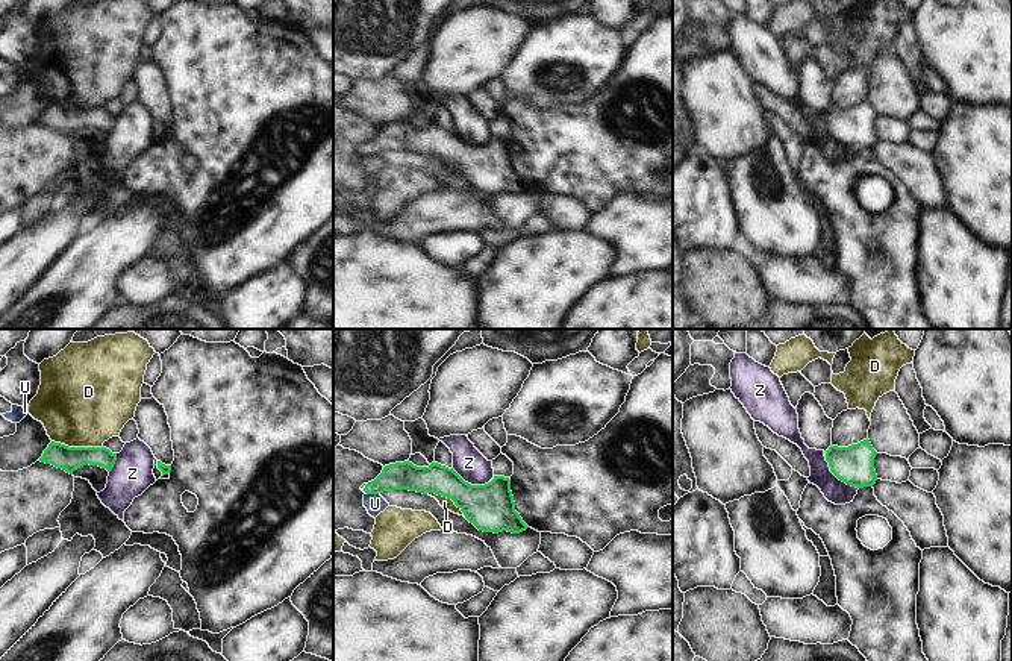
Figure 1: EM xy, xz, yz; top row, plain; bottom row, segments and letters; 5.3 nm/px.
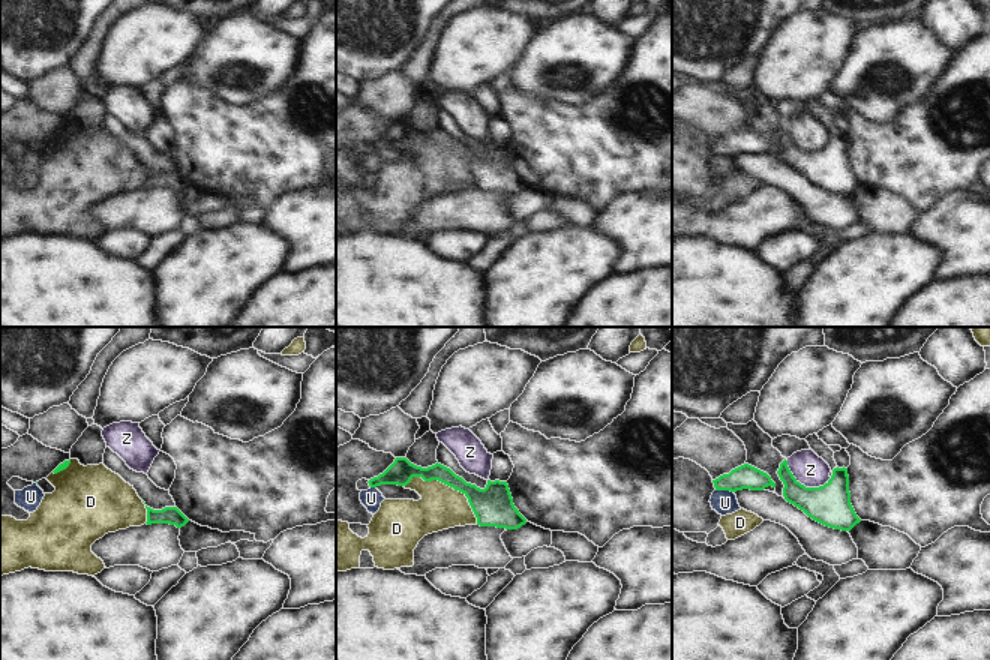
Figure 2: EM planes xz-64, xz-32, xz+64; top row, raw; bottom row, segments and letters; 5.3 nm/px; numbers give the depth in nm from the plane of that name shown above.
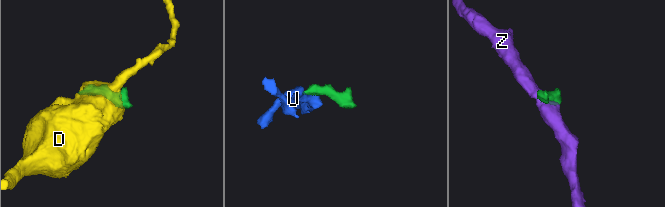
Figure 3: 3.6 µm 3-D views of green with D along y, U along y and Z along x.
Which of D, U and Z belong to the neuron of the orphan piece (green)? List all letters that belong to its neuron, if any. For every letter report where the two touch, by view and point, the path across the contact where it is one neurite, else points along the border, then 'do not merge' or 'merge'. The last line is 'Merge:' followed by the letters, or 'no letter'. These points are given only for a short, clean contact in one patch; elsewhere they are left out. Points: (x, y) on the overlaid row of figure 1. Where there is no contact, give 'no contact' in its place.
D: contact xy (76, 447); do not merge
U: contact xz (371, 493); border xz (365, 491), (377, 494); do not merge
Z: contact yz (838, 478); border yz (824, 457), (829, 469), (840, 479), (858, 488); do not merge
Merge: no letter

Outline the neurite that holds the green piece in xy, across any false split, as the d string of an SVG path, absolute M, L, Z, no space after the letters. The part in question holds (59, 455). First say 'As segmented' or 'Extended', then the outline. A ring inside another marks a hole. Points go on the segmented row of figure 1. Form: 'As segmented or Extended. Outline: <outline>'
As segmented. Outline: M52 441L39 461L62 468L70 475L86 464L111 471L117 461L117 453L106 447L68 447Z

